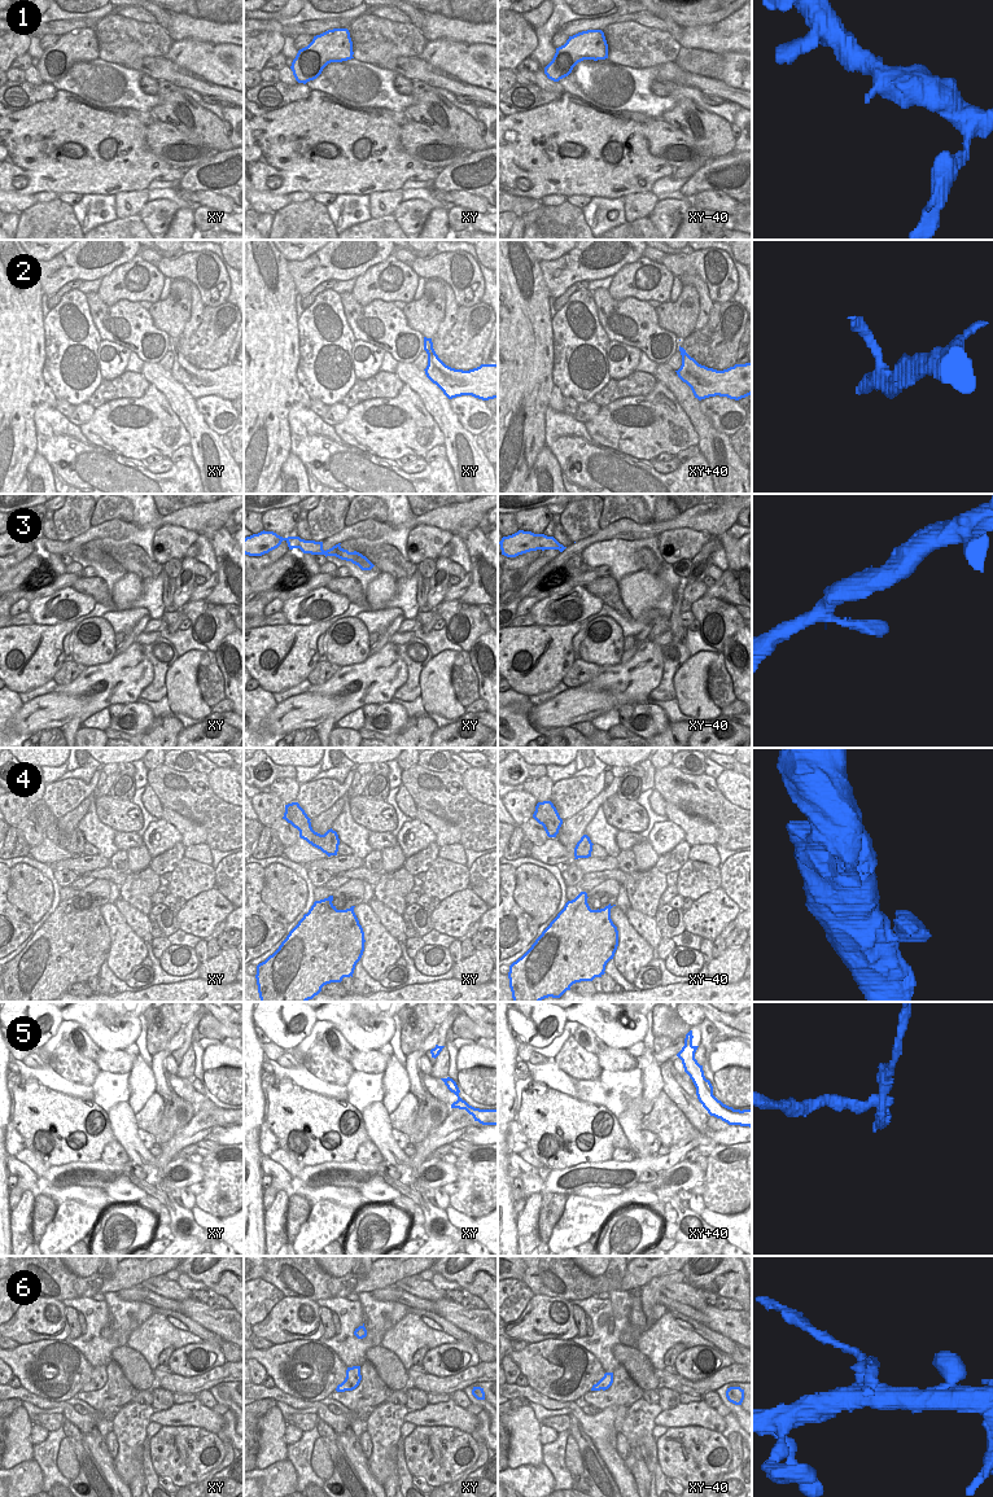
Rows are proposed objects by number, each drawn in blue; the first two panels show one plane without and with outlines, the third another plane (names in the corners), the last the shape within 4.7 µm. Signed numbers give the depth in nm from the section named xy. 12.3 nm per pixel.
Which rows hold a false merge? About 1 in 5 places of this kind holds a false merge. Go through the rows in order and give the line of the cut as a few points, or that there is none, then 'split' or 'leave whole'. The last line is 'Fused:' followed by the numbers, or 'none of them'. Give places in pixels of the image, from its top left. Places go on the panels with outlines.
1: cut none; leave whole
2: cut none; leave whole
3: cut none; leave whole
4: cut none; leave whole
5: cut xy+40 (704, 1079), (704, 1086), (712, 1094); split
6: cut xy (345, 1378), (355, 1387); split
Fused: 5, 6

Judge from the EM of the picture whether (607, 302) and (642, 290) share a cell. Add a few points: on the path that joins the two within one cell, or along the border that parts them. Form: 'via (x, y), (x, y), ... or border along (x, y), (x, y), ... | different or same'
border along (607, 289), (617, 300), (635, 297), (646, 301) | different

